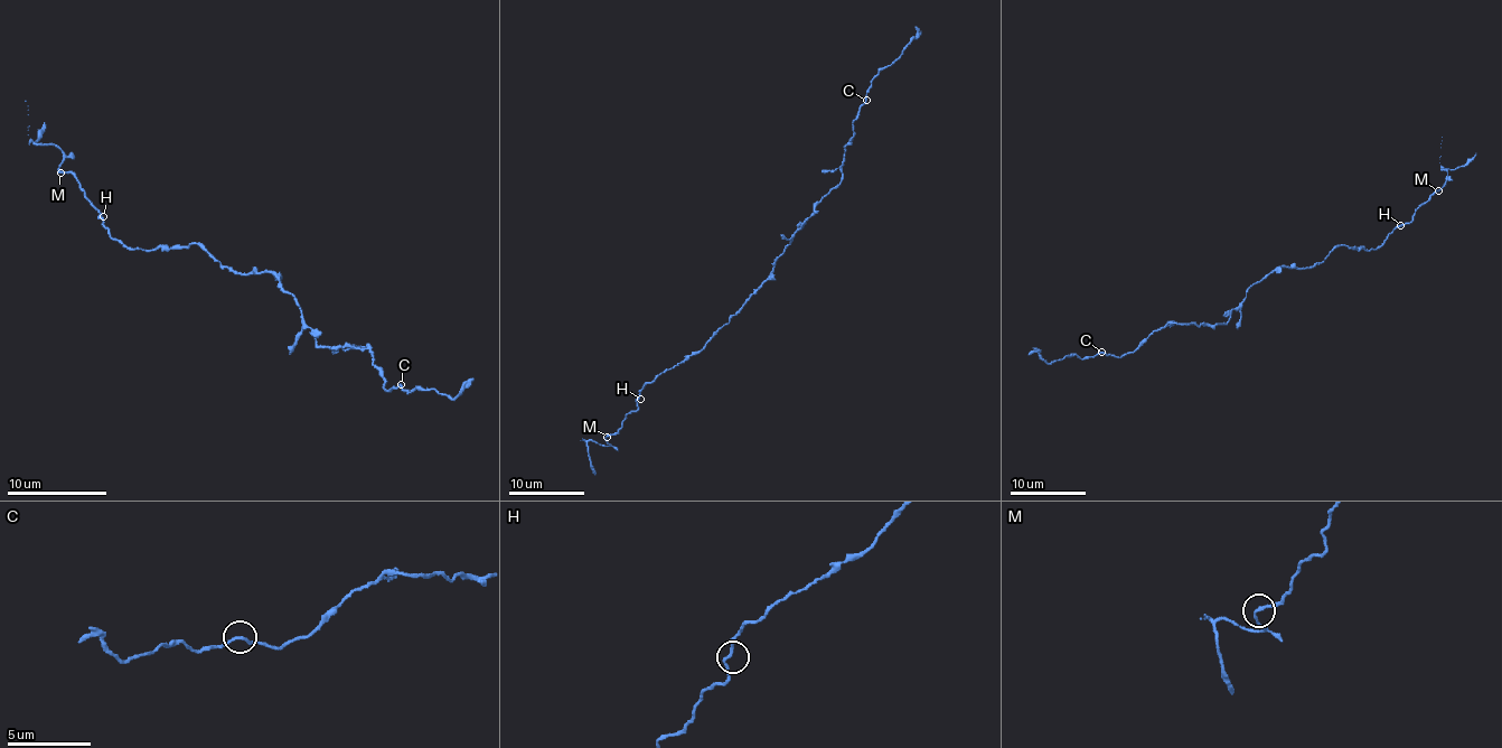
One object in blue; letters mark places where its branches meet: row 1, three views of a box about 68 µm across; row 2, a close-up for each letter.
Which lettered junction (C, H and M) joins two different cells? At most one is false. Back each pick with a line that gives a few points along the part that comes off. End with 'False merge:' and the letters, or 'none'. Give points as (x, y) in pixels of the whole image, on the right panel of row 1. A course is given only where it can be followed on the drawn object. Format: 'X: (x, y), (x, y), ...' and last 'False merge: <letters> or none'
False merge: none

